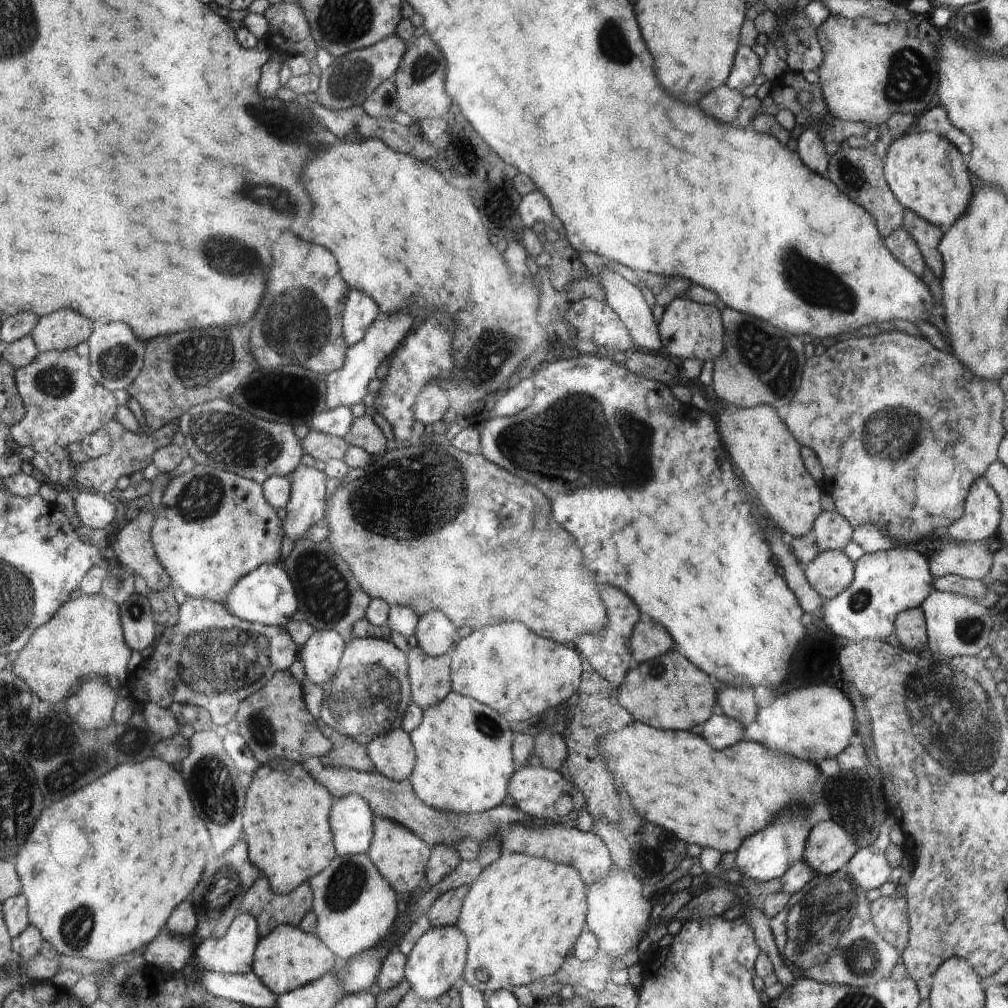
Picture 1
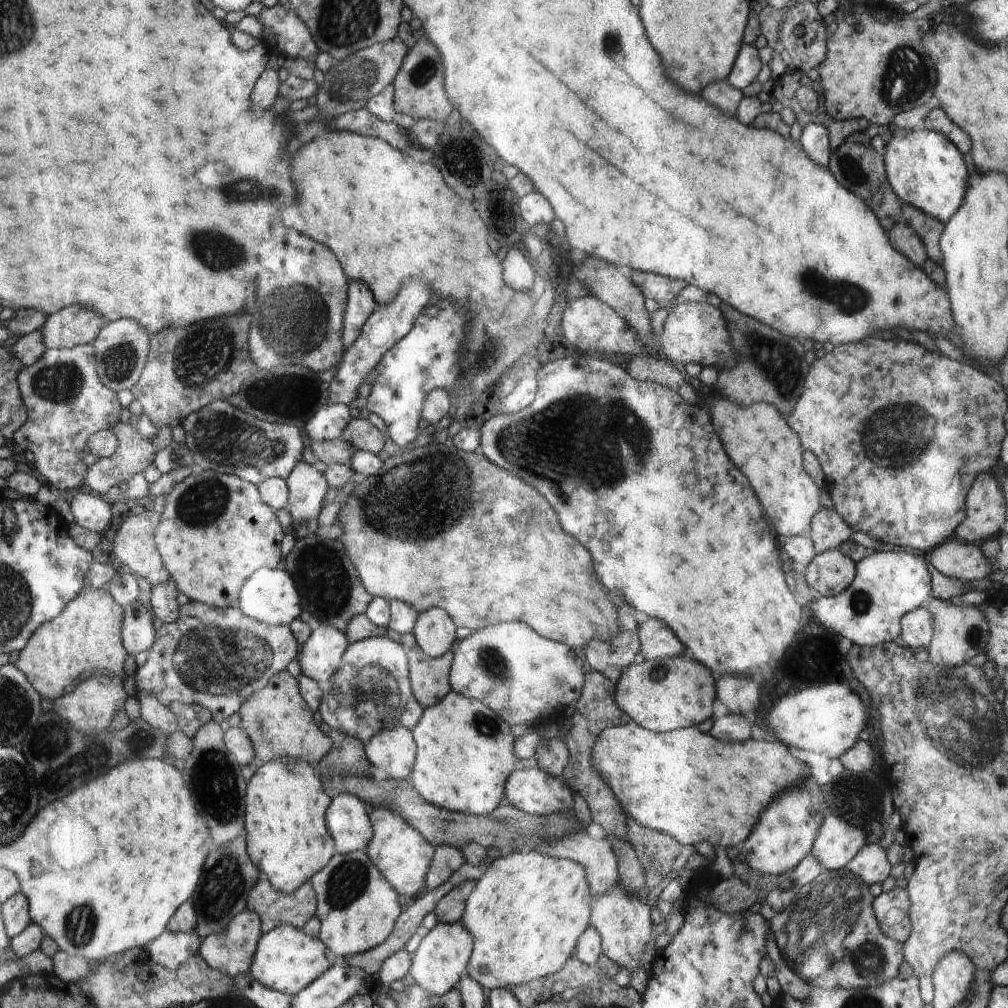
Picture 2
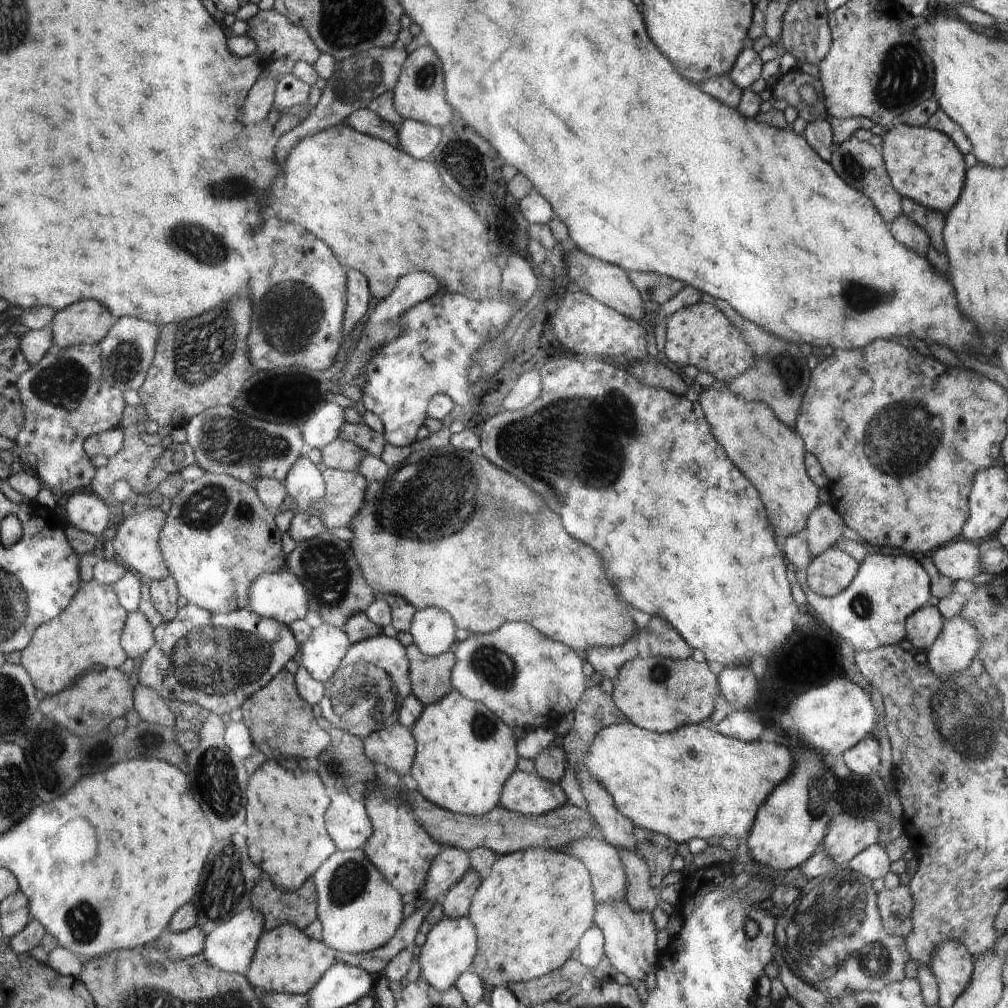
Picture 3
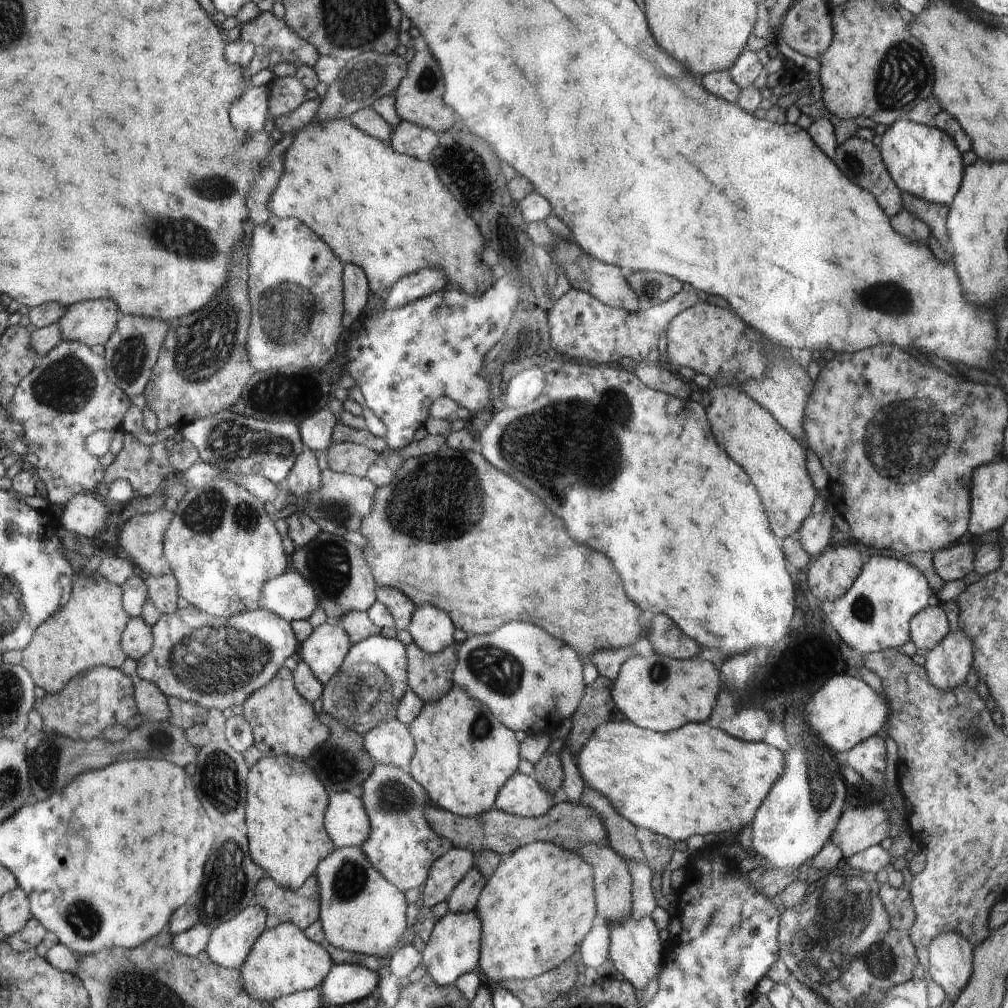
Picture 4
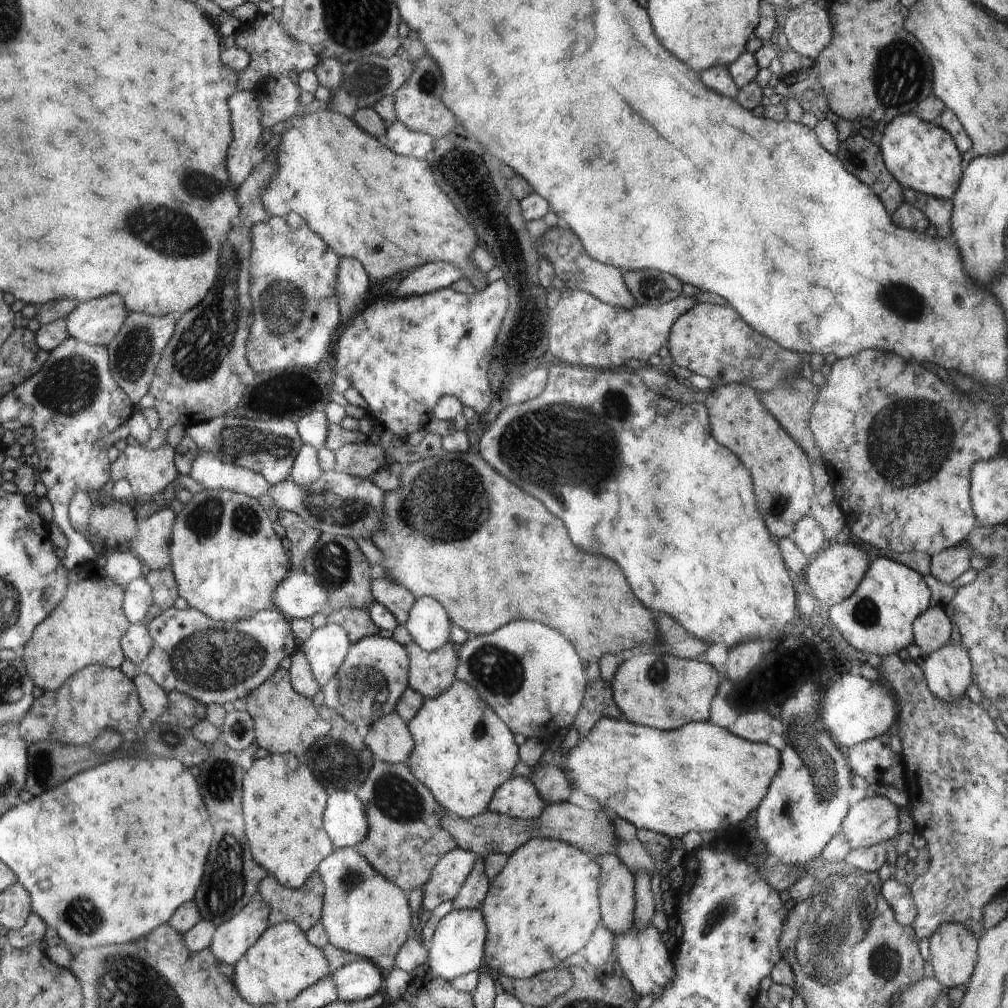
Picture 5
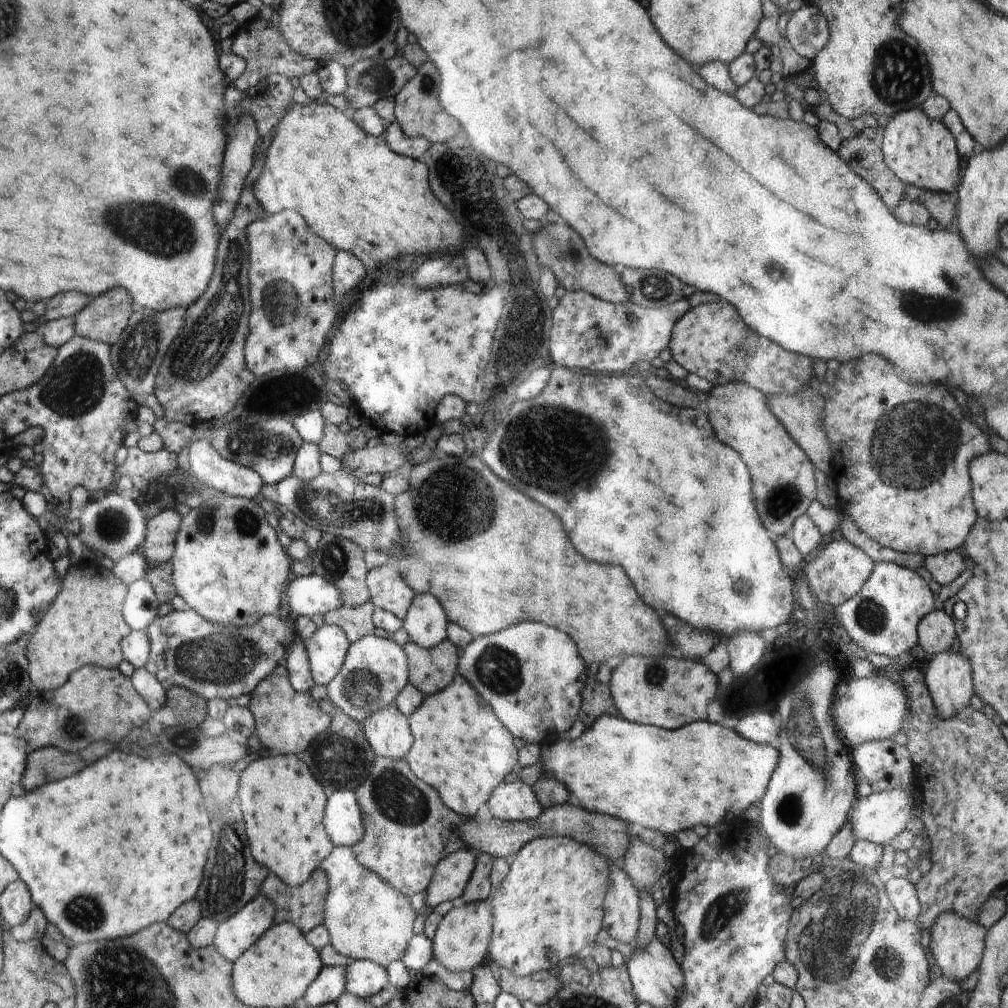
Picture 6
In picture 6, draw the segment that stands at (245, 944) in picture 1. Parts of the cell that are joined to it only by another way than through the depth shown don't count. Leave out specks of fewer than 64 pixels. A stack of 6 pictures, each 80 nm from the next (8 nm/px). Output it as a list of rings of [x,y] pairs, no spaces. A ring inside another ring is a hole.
[[[258,896],[236,915],[217,926],[213,947],[234,962],[248,951],[272,926],[274,903],[267,896]]]

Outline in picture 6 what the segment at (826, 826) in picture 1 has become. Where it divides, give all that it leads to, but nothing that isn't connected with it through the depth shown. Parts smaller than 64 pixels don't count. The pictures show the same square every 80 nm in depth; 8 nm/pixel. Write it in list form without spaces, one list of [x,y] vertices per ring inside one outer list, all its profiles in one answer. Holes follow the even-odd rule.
[[[897,788],[890,792],[878,792],[878,794],[870,794],[866,798],[858,798],[856,802],[856,812],[852,814],[850,820],[851,827],[855,830],[856,840],[865,840],[877,845],[890,843],[891,840],[898,836],[910,822],[910,814],[912,814],[912,790],[904,790]]]

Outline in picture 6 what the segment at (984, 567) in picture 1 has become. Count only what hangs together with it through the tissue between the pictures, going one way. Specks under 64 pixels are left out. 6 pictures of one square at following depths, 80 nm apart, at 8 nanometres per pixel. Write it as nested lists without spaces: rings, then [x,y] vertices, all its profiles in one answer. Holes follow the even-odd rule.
[[[963,550],[941,552],[937,555],[925,557],[923,566],[930,572],[933,584],[938,587],[950,584],[965,570],[966,556]]]

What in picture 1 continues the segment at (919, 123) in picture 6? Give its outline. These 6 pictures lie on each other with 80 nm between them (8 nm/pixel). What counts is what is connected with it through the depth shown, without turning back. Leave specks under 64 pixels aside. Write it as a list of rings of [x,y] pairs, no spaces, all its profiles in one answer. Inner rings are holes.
[[[932,132],[907,133],[894,138],[887,148],[883,172],[892,194],[904,210],[910,210],[943,230],[948,230],[974,196],[970,173],[954,144]]]

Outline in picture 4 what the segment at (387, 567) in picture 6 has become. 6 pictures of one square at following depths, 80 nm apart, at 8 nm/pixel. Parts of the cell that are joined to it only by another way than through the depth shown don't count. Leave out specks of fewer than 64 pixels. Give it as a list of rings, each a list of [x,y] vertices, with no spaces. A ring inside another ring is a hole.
[[[377,585],[375,595],[378,601],[388,607],[394,617],[395,628],[407,630],[416,608],[413,600],[397,588],[382,585]]]

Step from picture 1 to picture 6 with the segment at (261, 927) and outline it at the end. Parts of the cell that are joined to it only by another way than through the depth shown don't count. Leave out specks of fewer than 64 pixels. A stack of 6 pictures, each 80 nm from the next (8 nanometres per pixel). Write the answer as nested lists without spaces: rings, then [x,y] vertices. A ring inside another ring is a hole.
[[[319,867],[310,875],[306,883],[291,887],[275,874],[270,874],[269,878],[262,884],[262,894],[277,904],[276,920],[279,923],[291,922],[297,925],[303,934],[307,935],[314,927],[321,926],[325,922],[325,902],[329,894],[329,877],[325,870]]]

